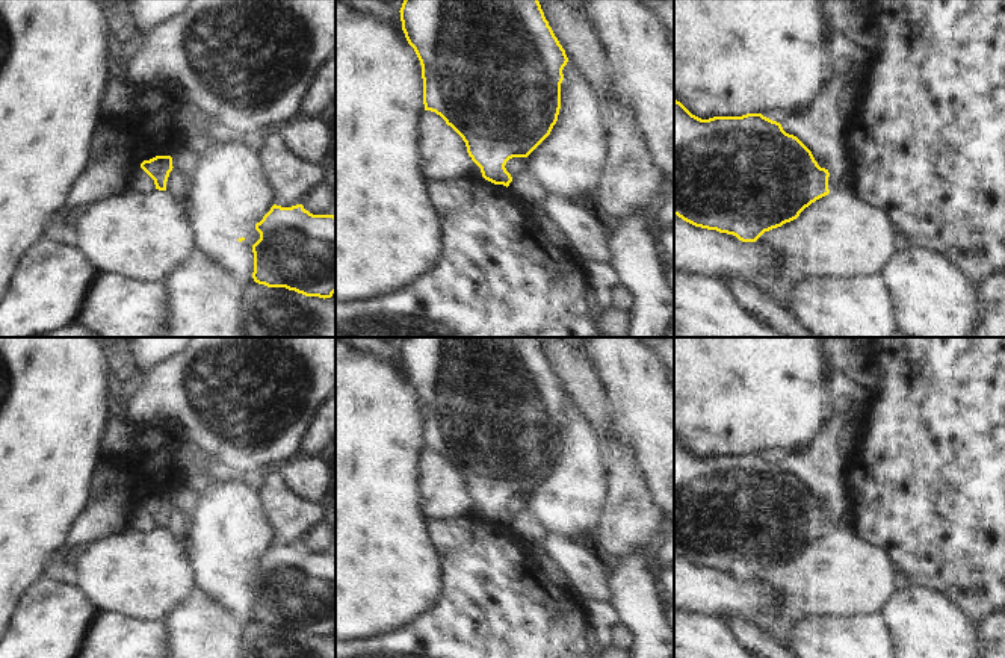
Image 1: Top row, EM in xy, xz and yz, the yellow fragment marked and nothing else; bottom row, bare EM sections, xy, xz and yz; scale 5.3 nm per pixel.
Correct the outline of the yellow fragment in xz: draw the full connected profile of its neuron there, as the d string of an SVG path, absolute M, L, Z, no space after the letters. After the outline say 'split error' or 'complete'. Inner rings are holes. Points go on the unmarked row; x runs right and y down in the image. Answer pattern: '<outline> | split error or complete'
M405 337L399 351L422 404L425 449L440 454L462 476L485 519L508 526L512 516L506 501L527 496L558 460L562 408L568 401L538 337Z | complete

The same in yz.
M674 439L674 554L683 560L695 566L733 573L742 581L756 581L765 570L796 558L806 546L828 534L828 516L828 508L821 507L812 490L796 475L786 472L780 461L763 455L762 452L701 458L692 454L680 440Z | complete

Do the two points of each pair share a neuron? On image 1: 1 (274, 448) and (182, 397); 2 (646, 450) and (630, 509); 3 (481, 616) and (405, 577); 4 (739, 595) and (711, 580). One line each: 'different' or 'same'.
1: same
2: different
3: different
4: same

